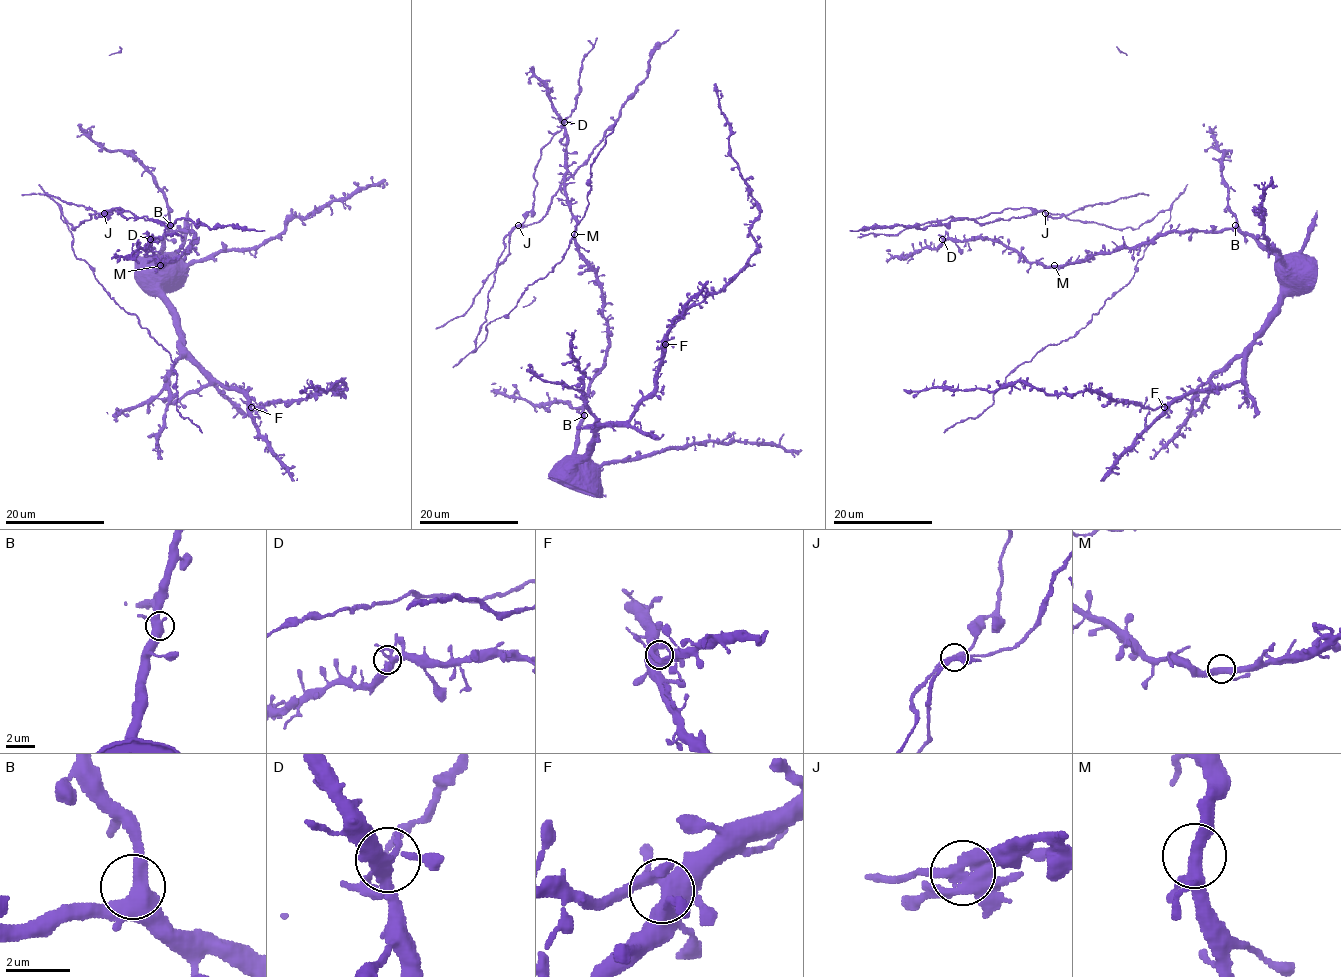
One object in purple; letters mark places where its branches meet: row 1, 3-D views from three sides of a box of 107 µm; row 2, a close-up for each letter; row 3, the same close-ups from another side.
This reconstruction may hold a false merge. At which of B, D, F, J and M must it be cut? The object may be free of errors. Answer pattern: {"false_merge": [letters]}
{"false_merge": ["J"]}

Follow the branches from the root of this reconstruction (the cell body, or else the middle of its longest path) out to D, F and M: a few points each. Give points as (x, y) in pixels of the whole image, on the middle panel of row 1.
D: (574, 466), (584, 400), (603, 363), (608, 325), (598, 276), (575, 238), (564, 122)
F: (574, 466), (589, 451), (590, 442), (600, 429), (626, 421), (653, 390), (654, 373), (665, 344)
M: (574, 466), (575, 436), (584, 415), (589, 381), (602, 366), (608, 344), (601, 283), (579, 251), (574, 234)

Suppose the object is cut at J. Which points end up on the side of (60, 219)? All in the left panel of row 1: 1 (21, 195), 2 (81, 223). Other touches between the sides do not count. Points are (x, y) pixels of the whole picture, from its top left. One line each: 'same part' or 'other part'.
1: other part
2: same part

